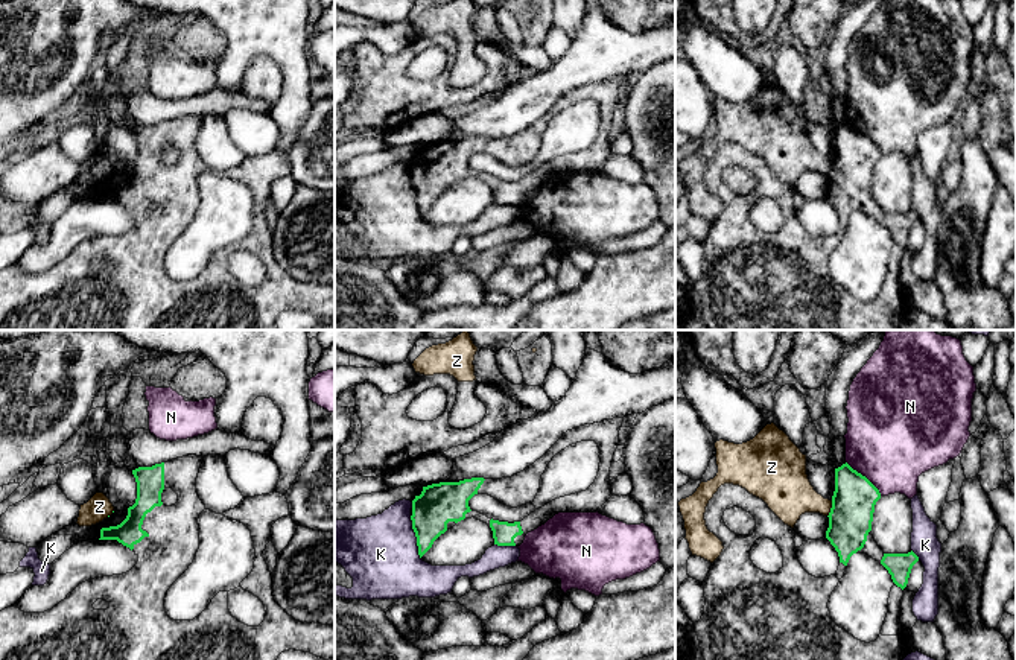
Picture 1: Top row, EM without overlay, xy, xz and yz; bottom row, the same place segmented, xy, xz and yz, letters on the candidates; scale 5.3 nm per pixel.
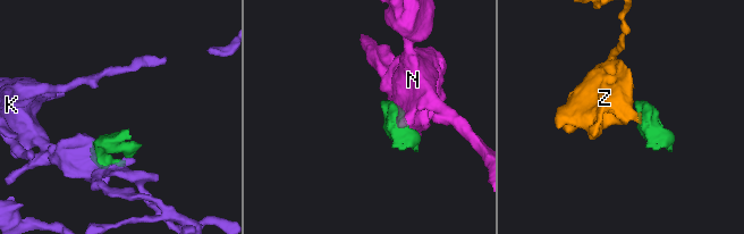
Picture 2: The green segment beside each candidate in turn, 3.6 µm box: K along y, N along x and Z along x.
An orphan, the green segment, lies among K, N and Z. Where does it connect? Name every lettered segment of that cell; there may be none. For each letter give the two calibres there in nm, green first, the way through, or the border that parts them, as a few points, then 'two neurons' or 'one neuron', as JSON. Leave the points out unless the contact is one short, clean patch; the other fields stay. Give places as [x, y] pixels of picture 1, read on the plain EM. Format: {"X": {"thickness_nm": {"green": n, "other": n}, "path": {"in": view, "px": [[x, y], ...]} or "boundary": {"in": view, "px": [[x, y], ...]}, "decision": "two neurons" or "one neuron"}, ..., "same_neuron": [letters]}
{"K": {"thickness_nm": {"green": 220, "other": 400}, "decision": "two neurons"}, "N": {"thickness_nm": {"green": 220, "other": 480}, "decision": "two neurons"}, "Z": {"thickness_nm": {"green": 220, "other": 260}, "boundary": {"in": "yz", "px": [[832, 160], [828, 175]]}, "decision": "two neurons"}, "same_neuron": []}

